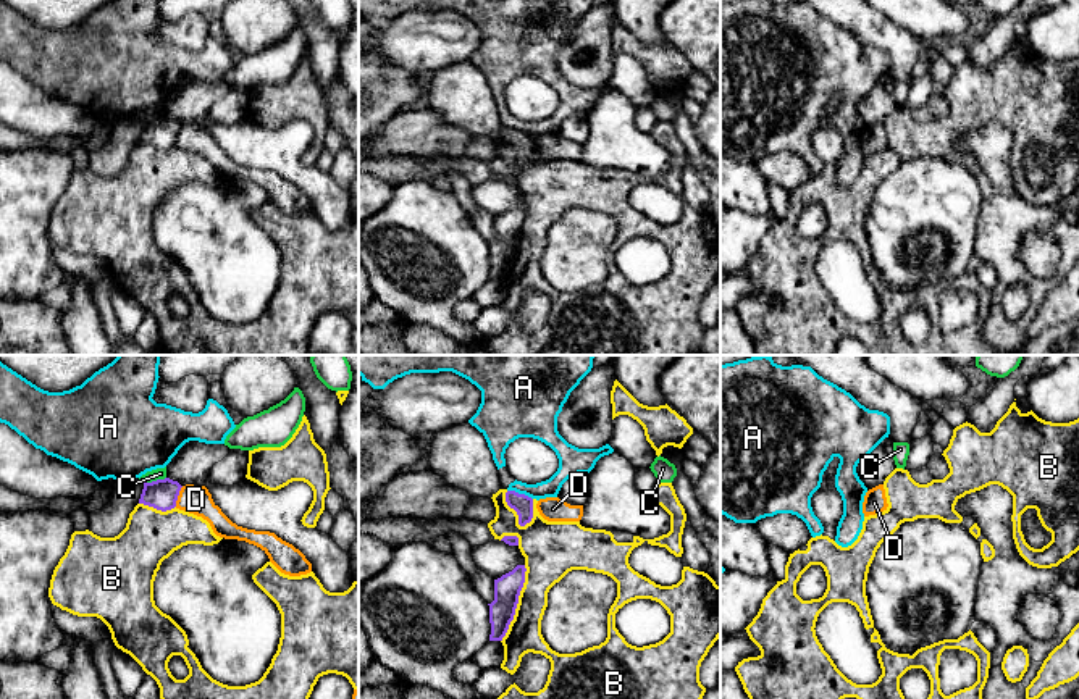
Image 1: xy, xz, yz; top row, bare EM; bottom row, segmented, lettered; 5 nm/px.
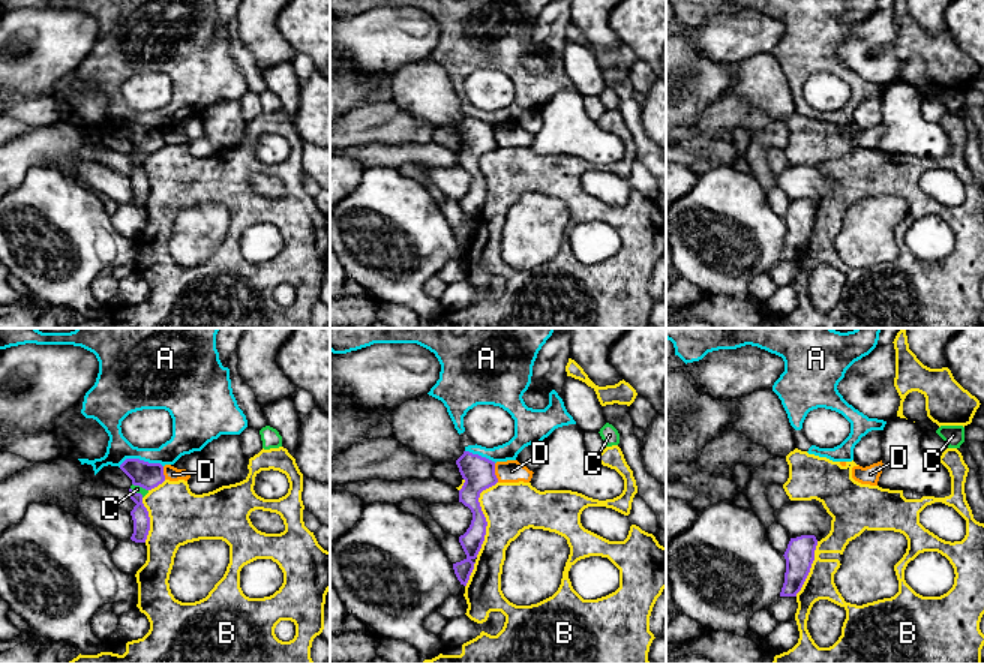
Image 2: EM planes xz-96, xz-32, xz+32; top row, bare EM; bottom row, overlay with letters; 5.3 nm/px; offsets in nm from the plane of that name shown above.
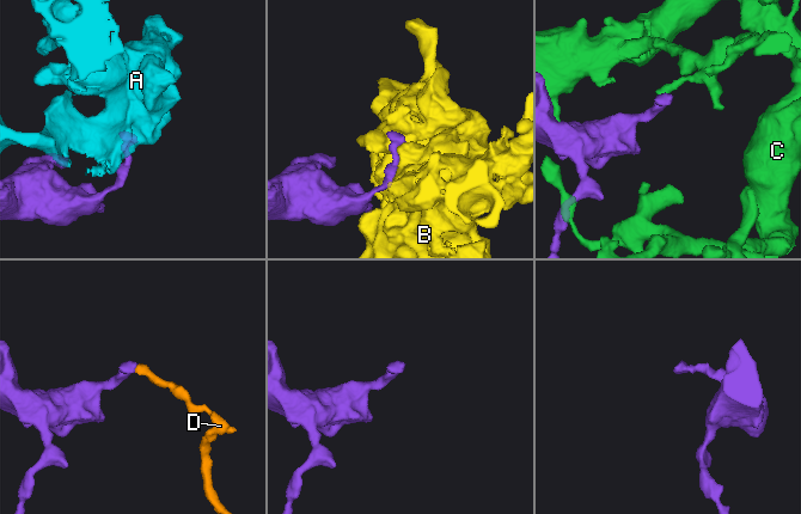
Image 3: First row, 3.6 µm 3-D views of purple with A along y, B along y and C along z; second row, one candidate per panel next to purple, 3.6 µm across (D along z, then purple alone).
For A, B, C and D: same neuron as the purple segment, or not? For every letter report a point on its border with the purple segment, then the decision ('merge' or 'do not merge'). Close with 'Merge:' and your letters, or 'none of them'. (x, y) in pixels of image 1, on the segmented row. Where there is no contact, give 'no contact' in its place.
A: meets purple in xz at (520, 494); do not merge
B: meets purple in xz at (517, 602); do not merge
C: meets purple in xy at (154, 481); do not merge
D: meets purple in xy at (178, 494); do not merge
Merge: none of them

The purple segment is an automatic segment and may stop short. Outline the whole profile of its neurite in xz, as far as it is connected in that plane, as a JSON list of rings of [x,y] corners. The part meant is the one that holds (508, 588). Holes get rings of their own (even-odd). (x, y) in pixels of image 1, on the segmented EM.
[[[525,565],[494,580],[494,601],[489,605],[491,634],[489,641],[502,641],[514,620],[519,596],[525,583]]]

